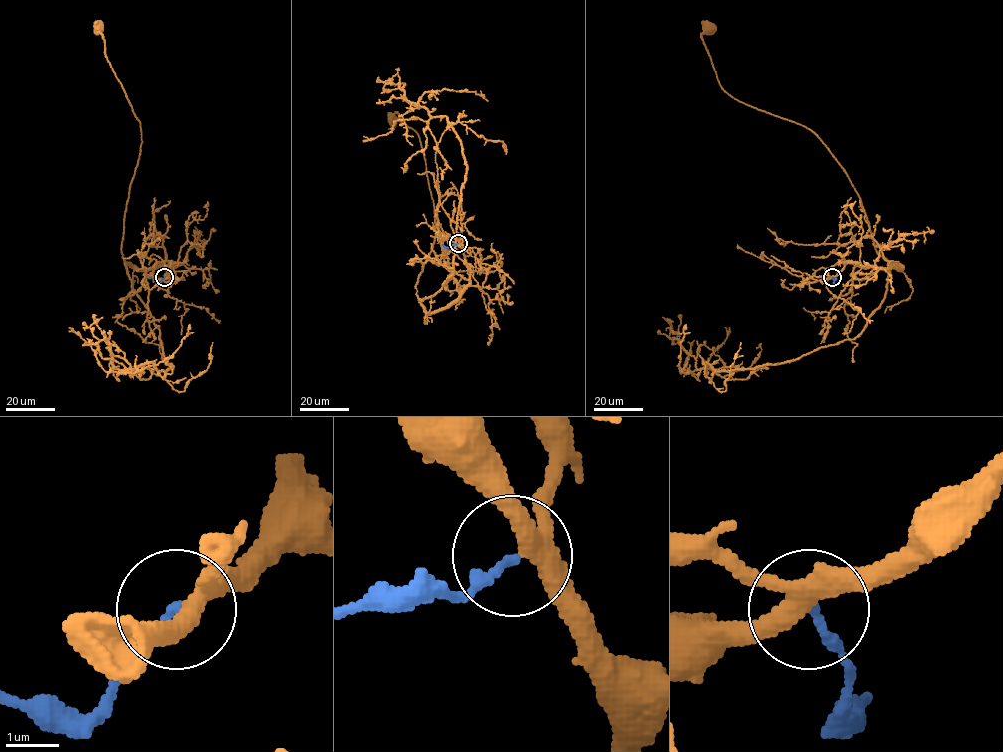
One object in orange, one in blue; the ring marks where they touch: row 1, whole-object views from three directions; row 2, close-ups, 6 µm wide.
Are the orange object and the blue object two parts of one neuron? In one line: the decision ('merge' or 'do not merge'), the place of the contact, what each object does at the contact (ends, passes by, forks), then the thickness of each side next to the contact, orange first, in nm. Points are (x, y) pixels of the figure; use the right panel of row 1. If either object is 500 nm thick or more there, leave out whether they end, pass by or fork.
do not merge | (832, 277) | orange forks | blue ends | 320/160 nm

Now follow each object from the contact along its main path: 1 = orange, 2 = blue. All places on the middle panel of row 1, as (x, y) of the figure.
1: (458, 243), (469, 285), (428, 312), (415, 288), (436, 234), (434, 208), (420, 138), (396, 113), (393, 119)
2: (458, 243), (445, 247), (442, 244)

